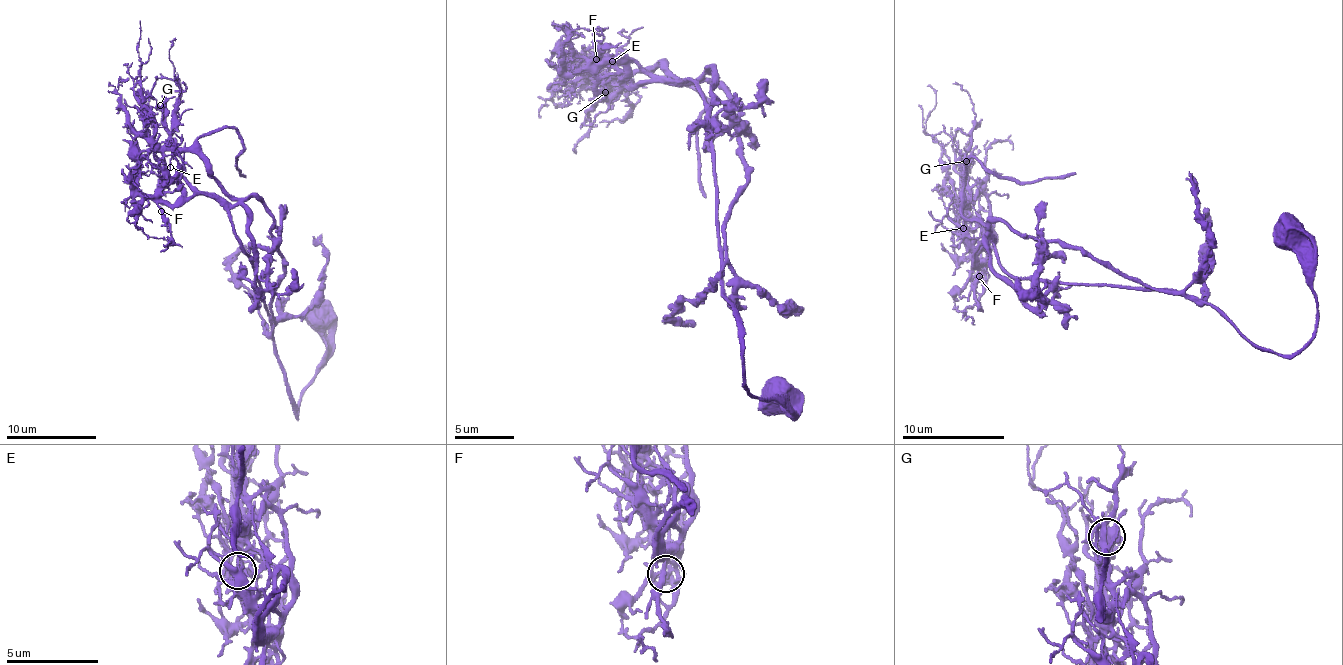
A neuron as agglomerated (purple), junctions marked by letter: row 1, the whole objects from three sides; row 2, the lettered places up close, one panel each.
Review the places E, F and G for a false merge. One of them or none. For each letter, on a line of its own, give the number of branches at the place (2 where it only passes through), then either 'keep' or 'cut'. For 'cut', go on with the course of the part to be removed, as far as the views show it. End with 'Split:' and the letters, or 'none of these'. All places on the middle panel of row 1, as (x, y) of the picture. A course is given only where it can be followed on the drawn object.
E: 2 | cut | (612, 61), (658, 62), (741, 105), (747, 180), (725, 223), (727, 263), (798, 313), (782, 308)
F: 2 | keep
G: 2 | keep
Split: E

